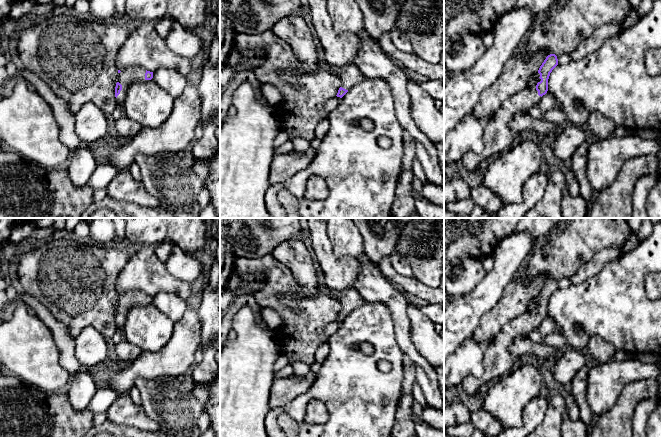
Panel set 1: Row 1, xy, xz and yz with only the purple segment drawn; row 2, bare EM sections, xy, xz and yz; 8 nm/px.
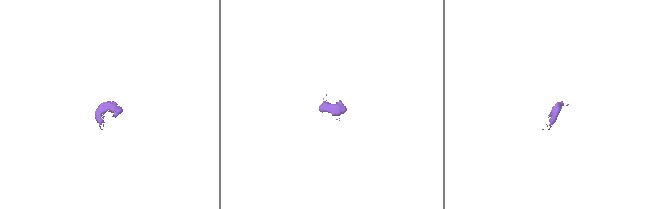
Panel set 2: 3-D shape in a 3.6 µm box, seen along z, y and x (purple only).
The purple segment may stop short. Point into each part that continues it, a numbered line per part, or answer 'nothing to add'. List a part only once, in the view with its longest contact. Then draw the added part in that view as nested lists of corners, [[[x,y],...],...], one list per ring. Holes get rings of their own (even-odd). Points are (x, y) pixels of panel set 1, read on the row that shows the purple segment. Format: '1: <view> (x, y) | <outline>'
1: xy (126, 77) | [[[137,66],[127,68],[119,73],[118,82],[122,85],[122,90],[116,98],[118,103],[124,103],[127,90],[133,81],[145,81],[145,73],[146,70],[144,68]]]

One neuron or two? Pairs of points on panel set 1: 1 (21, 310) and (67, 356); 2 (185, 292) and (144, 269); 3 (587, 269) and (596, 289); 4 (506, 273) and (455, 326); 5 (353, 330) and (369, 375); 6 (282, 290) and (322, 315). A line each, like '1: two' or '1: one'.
1: two
2: one
3: two
4: one
5: one
6: one

